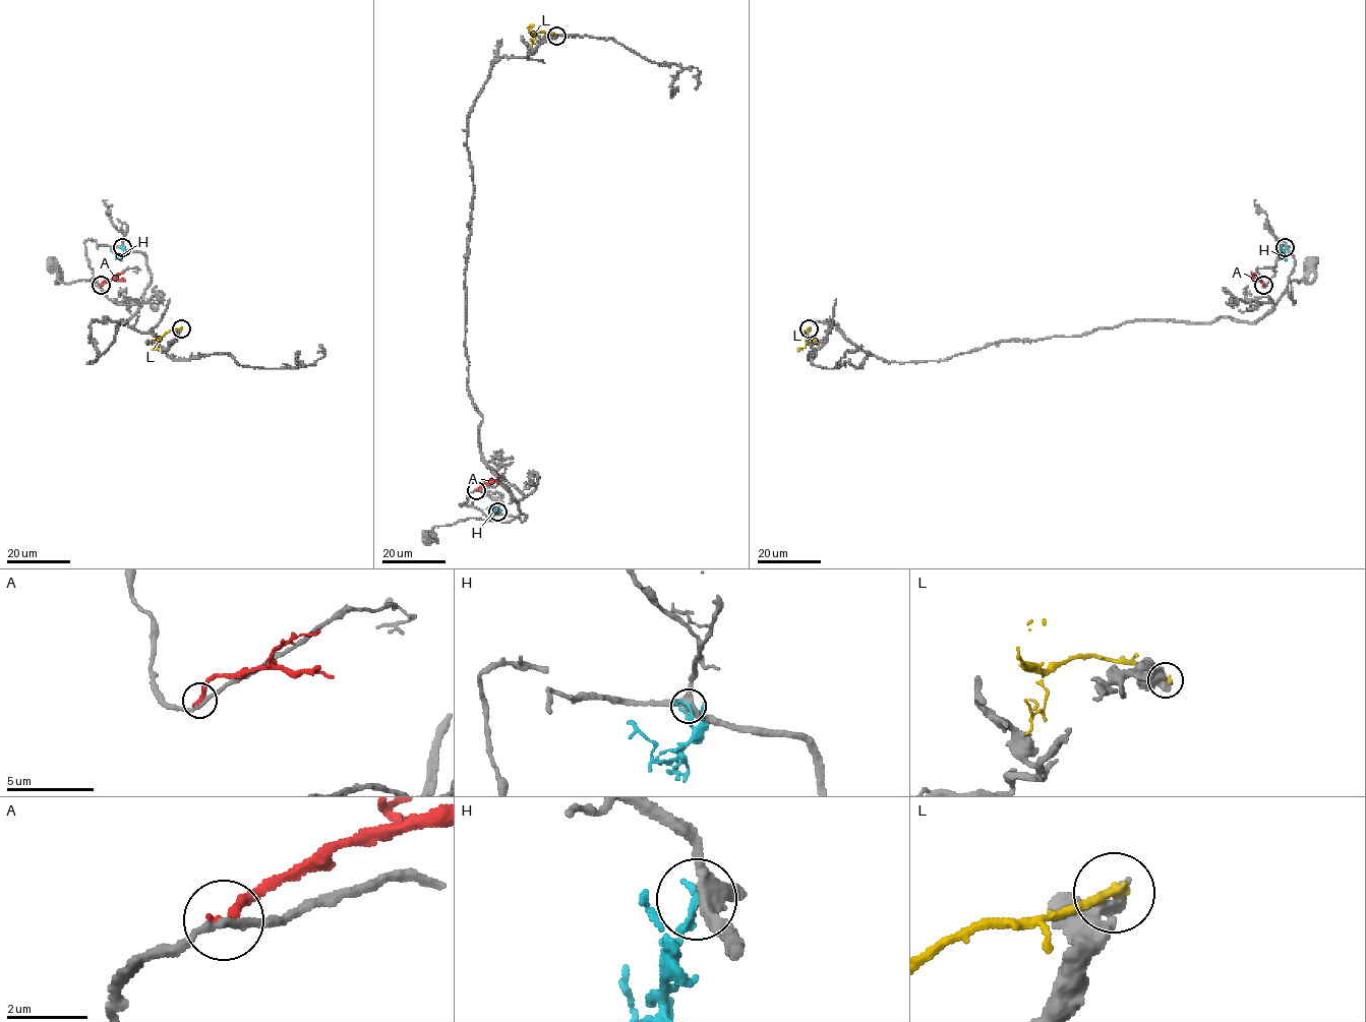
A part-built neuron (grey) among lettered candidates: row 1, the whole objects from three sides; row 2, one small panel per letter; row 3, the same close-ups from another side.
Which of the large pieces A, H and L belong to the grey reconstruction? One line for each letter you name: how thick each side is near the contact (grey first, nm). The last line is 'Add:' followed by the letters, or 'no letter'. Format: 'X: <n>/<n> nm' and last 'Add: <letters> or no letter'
Add: no letter

